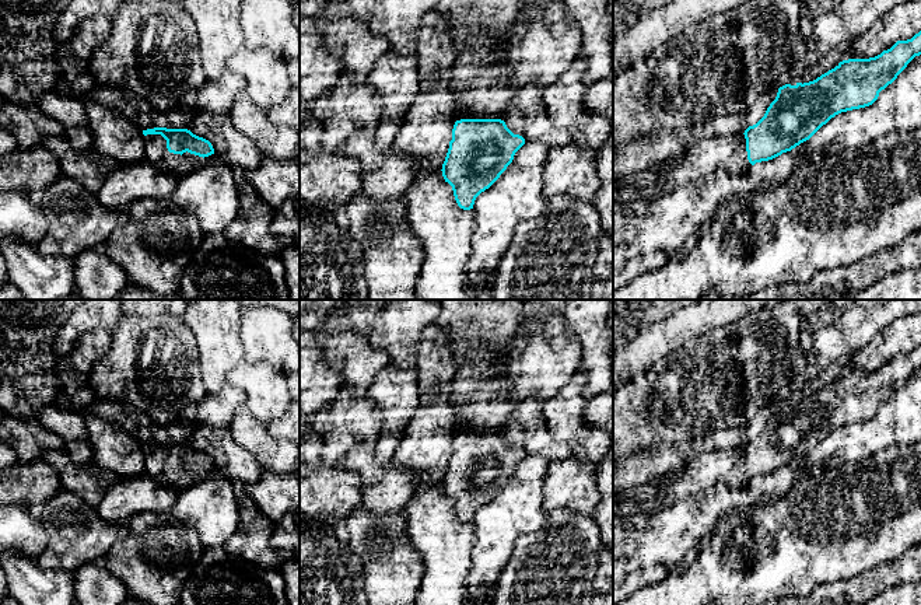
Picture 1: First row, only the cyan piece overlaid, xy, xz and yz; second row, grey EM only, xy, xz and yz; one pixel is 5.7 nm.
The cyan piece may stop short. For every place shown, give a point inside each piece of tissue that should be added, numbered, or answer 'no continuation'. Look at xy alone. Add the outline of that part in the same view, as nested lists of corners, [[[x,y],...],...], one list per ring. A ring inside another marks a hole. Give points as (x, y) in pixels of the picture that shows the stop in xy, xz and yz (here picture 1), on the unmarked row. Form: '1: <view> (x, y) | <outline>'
1: xy (156, 465) | [[[147,448],[144,450],[144,457],[144,471],[155,480],[178,490],[188,487],[203,473],[203,471],[188,465],[182,469],[169,466],[167,462],[167,454],[161,448]]]

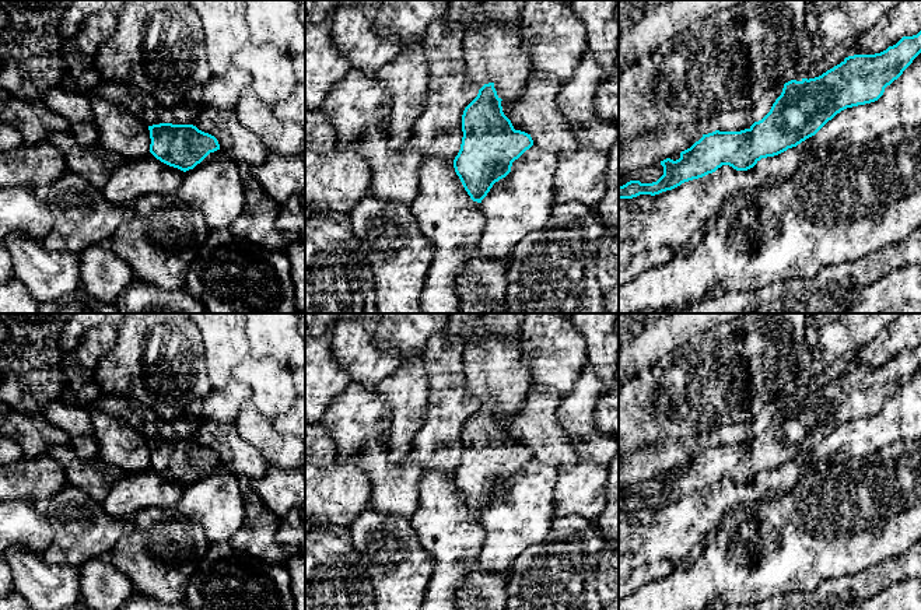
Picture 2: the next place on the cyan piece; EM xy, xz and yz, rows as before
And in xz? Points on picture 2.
no continuation

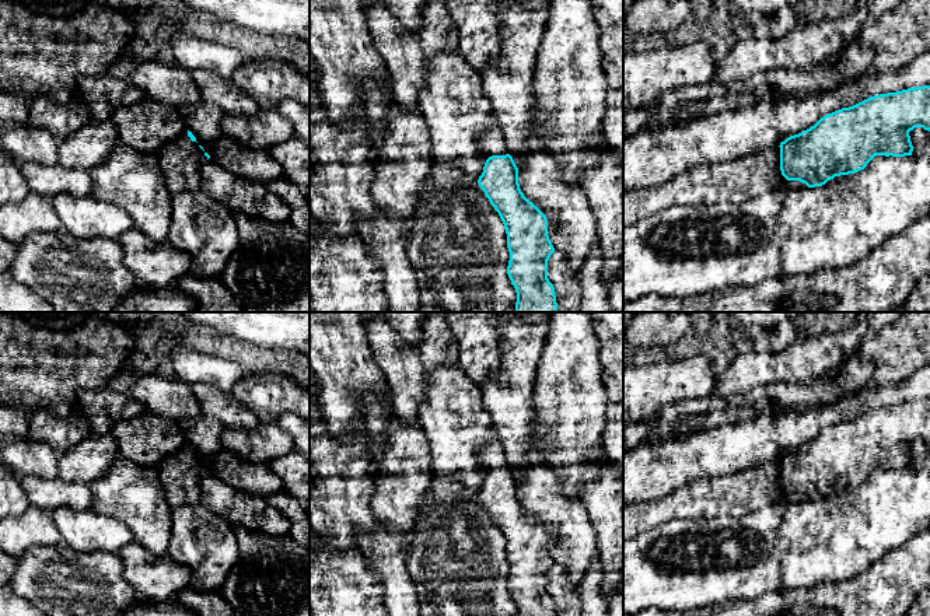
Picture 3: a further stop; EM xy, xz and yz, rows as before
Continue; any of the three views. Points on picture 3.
1: yz (744, 492) | [[[768,459],[723,477],[695,479],[658,500],[629,504],[623,507],[623,542],[671,519],[707,519],[723,515],[740,518],[768,504],[782,504],[786,491],[779,487],[779,482],[780,461]]]

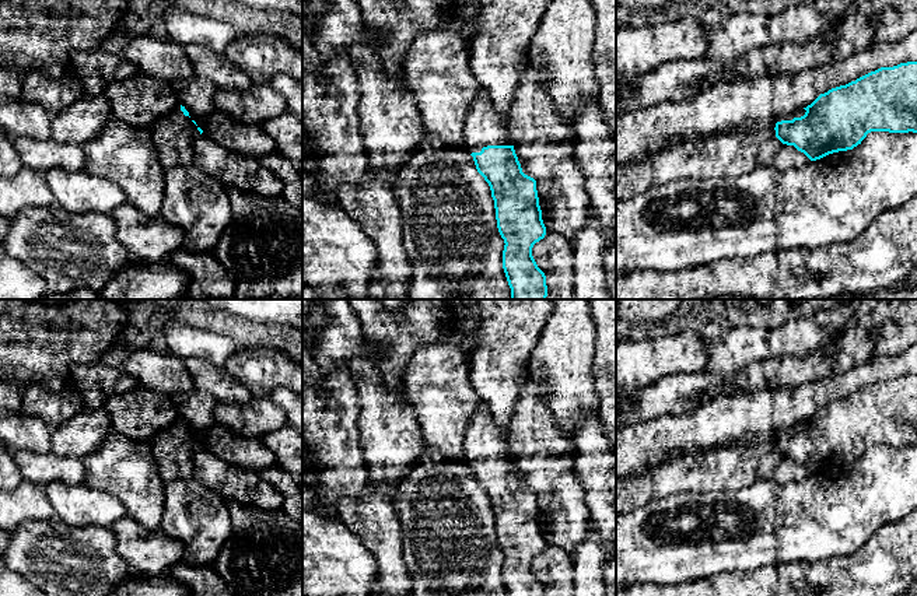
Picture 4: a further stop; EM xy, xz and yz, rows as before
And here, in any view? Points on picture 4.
1: xz (483, 440) | [[[480,402],[465,432],[465,466],[480,466],[487,459],[511,459],[508,435],[496,425],[487,406]]]

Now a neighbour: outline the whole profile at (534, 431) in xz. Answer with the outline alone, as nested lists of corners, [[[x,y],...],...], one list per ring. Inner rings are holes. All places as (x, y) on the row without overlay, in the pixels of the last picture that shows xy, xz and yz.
[[[529,362],[524,369],[524,388],[514,409],[508,427],[511,459],[515,463],[522,485],[536,494],[540,523],[547,529],[543,533],[546,543],[561,548],[574,557],[575,548],[588,534],[589,509],[584,501],[584,488],[574,473],[575,444],[567,432],[560,430],[559,421],[545,404],[549,390],[543,382],[532,379]]]

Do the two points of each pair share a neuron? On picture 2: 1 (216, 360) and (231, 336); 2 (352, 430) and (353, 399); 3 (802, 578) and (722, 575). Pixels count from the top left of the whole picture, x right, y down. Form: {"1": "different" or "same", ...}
{"1": "same", "2": "same", "3": "same"}

